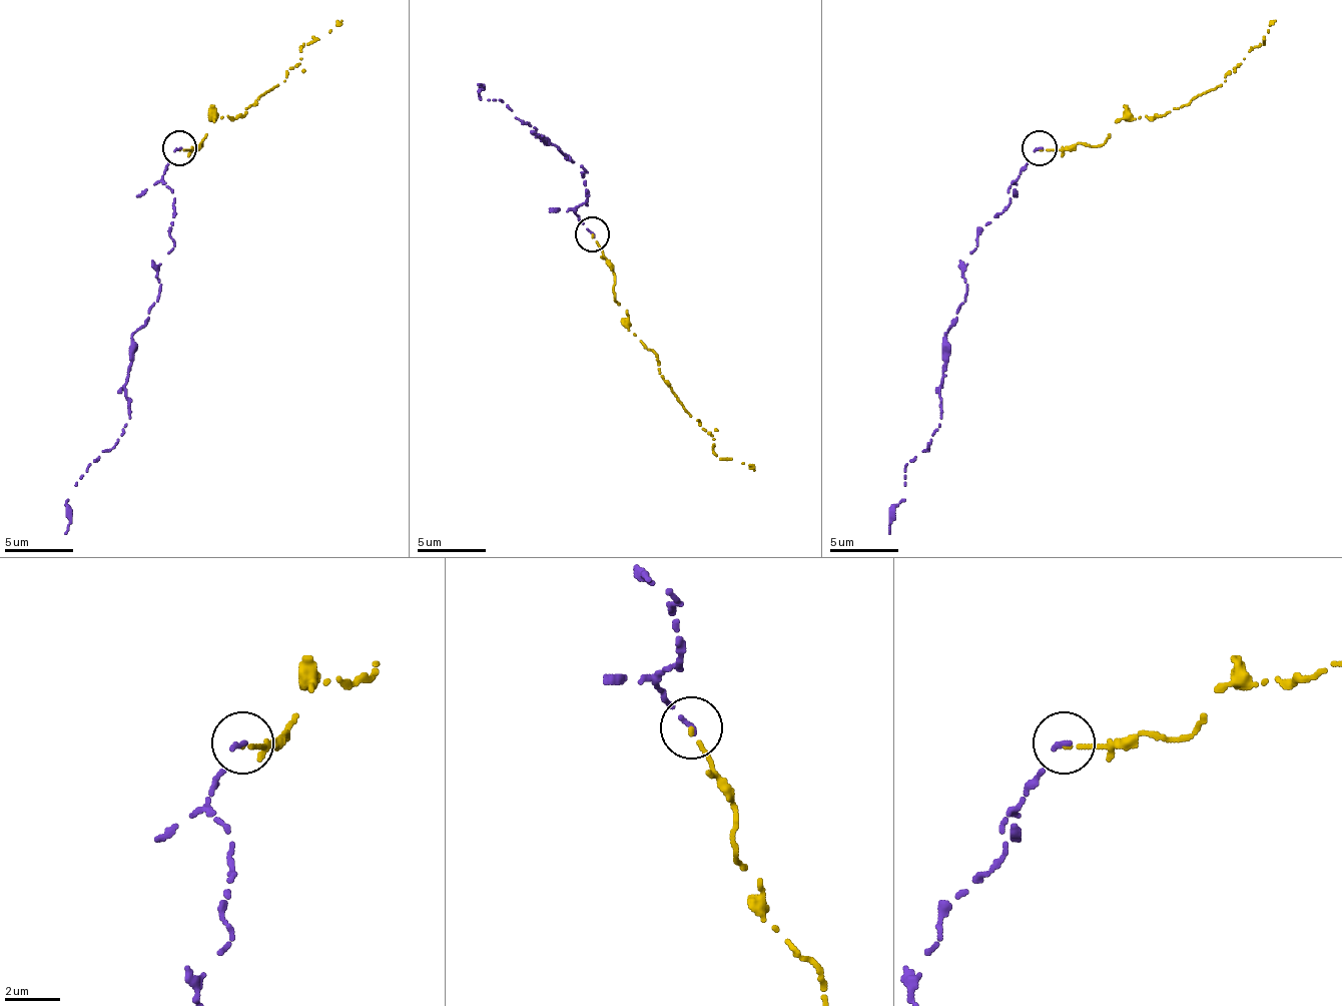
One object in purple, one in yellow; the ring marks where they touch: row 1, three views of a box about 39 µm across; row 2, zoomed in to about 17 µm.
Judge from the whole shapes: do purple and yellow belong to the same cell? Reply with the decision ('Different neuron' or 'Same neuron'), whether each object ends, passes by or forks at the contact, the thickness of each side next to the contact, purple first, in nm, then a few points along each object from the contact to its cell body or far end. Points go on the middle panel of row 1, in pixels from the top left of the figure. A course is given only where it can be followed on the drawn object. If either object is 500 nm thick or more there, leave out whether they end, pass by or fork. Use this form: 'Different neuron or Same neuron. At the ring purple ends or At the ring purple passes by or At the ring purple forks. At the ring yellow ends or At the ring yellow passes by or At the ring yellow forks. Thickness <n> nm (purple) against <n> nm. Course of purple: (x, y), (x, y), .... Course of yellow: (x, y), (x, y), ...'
Same neuron. At the ring purple ends. At the ring yellow ends. Thickness 170 nm (purple) against 130 nm. Course of purple: (591, 233), (574, 212), (585, 202), (588, 205), (581, 174), (588, 171), (499, 99), (478, 95), (478, 85). Course of yellow: (591, 233), (629, 330), (657, 357), (664, 381), (712, 436), (712, 450), (753, 471)

